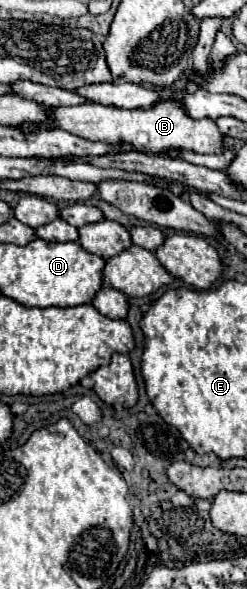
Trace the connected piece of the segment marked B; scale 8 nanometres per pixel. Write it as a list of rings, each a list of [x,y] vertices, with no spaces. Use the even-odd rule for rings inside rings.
[[[165,99],[149,109],[119,109],[105,107],[97,103],[81,103],[75,107],[57,107],[47,113],[45,123],[21,123],[17,129],[25,133],[41,129],[63,129],[81,139],[101,141],[109,145],[131,145],[137,151],[163,155],[169,151],[193,151],[193,153],[221,153],[225,151],[225,141],[213,119],[191,119],[185,109],[175,99]]]

